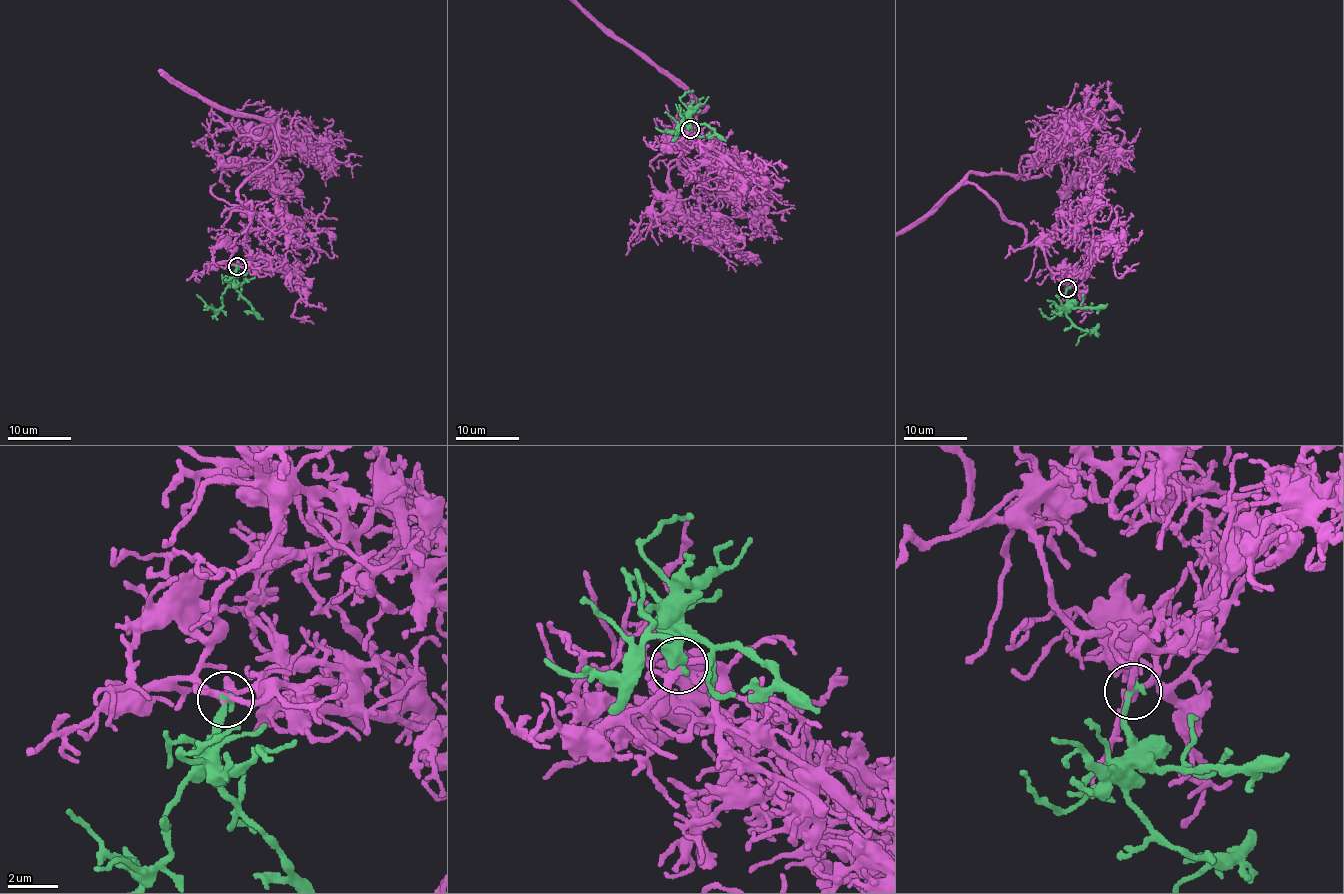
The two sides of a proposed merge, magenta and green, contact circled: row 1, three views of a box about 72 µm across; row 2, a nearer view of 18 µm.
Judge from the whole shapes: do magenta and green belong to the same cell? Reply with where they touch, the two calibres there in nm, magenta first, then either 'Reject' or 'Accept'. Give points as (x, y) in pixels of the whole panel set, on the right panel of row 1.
Place: (1067, 288). Thickness 220 nm (magenta) against 240 nm. Accept

